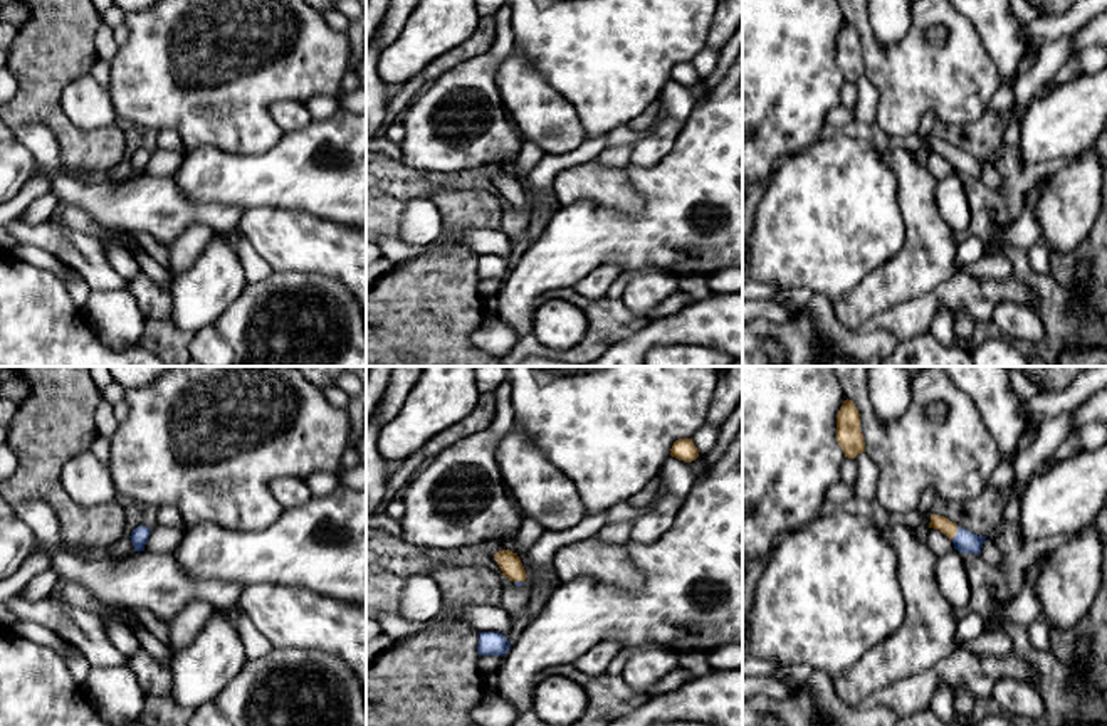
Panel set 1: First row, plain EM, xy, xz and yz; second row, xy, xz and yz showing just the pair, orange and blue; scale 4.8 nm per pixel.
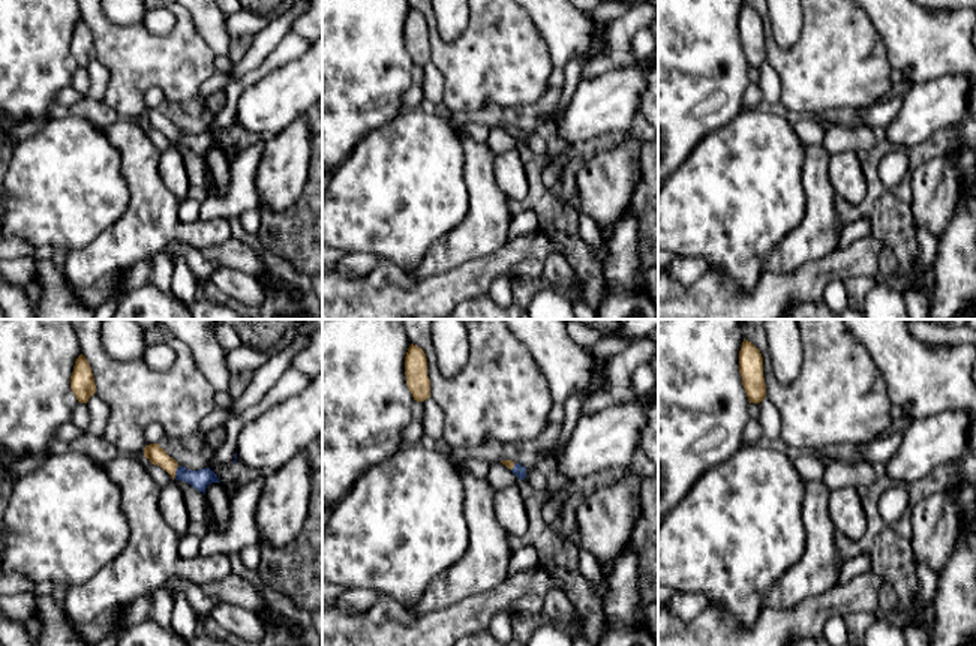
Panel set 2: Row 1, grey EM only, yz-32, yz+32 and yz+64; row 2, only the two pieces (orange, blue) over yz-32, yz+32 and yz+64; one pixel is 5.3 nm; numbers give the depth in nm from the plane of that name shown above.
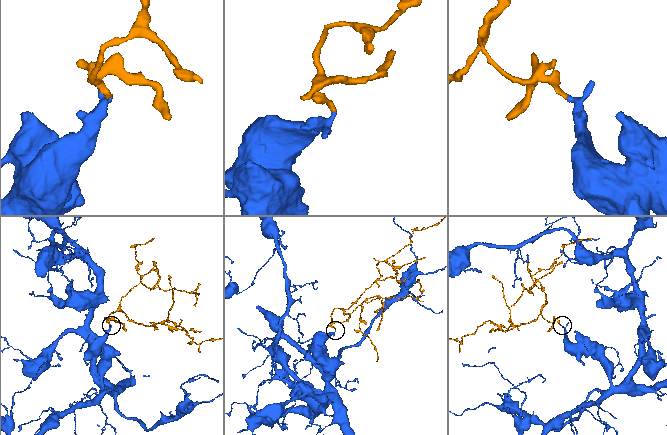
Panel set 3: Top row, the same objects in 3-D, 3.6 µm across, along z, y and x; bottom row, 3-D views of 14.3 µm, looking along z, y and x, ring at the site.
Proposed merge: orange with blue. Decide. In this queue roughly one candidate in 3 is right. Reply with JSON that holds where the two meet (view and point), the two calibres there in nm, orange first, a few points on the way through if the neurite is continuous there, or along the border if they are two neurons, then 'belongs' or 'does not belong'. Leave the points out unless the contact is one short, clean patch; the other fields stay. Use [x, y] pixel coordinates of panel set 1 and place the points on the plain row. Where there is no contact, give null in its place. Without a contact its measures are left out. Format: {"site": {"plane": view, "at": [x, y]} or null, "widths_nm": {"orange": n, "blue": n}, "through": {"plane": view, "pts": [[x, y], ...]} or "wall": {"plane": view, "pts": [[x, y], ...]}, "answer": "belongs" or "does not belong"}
{"site": {"plane": "yz", "at": [956, 155]}, "widths_nm": {"orange": 70, "blue": 110}, "through": {"plane": "yz", "pts": [[941, 147], [956, 155], [965, 165]]}, "answer": "belongs"}

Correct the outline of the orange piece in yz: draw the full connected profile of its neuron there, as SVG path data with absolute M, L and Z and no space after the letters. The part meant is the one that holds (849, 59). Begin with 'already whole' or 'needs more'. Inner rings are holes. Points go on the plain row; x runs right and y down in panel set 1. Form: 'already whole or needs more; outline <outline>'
already whole; outline M845 24L837 39L837 66L845 81L855 82L865 76L863 57L860 54L860 37L852 24Z

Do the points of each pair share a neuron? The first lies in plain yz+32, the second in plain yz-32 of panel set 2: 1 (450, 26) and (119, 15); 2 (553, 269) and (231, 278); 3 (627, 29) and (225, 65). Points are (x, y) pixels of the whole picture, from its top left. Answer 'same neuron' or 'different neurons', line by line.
1: same neuron
2: same neuron
3: different neurons

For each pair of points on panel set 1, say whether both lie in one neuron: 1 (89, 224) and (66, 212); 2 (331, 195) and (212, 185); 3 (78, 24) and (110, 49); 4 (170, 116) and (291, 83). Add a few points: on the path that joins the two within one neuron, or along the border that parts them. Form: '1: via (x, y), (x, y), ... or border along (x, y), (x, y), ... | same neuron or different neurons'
1: via (84, 224), (71, 215) | same neuron
2: via (301, 185), (242, 185) | same neuron
3: border along (101, 21), (96, 31), (98, 57) | different neurons
4: via (200, 94), (217, 93), (236, 83), (261, 83) | same neuron

